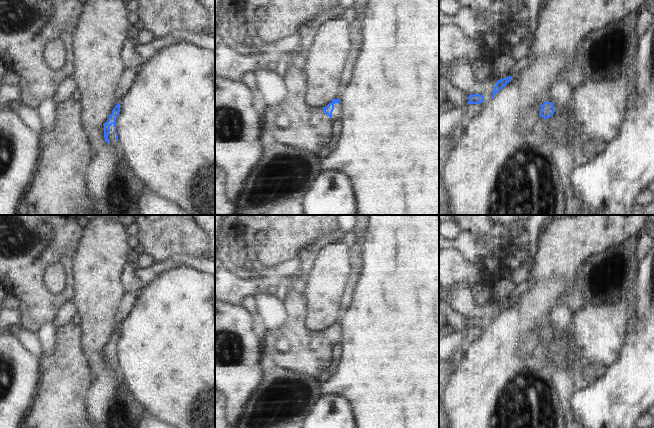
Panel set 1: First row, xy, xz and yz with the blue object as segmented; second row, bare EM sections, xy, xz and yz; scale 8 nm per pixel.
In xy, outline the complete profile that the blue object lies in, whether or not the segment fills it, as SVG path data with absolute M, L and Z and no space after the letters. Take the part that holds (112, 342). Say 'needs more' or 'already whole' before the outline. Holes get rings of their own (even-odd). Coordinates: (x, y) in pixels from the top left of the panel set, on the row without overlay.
needs more; M120 328L114 331L112 338L109 339L108 345L104 348L104 362L107 367L114 370L118 369L118 360L116 356L116 343L120 336Z

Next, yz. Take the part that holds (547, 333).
already whole; M544 326L541 329L540 340L544 343L548 343L549 341L551 341L554 338L554 336L555 332L552 326Z

